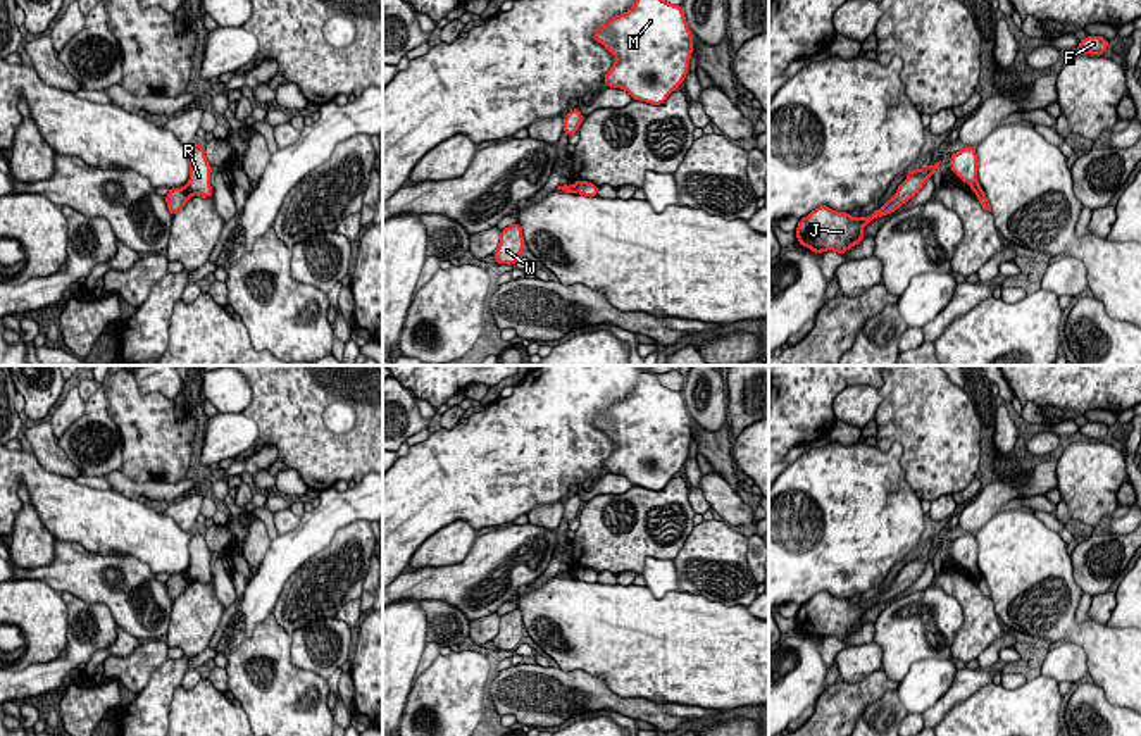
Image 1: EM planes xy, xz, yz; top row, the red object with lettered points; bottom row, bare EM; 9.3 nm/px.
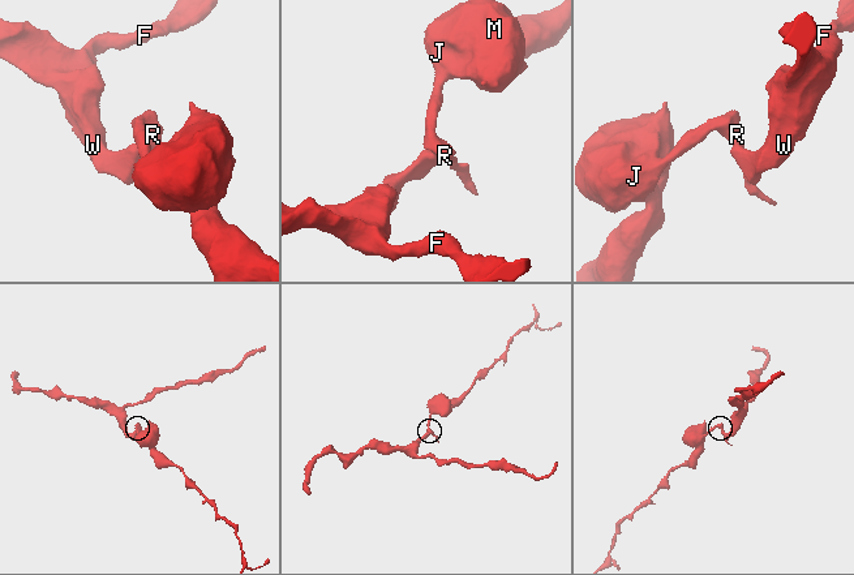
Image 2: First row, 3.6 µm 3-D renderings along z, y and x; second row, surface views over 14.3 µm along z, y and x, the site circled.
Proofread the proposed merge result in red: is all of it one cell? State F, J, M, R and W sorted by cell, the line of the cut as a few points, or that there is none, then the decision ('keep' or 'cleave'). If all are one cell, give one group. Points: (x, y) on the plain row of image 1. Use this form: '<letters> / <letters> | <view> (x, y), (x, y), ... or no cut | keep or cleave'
F W / J M R | xy (185, 573), (192, 580) | cleave

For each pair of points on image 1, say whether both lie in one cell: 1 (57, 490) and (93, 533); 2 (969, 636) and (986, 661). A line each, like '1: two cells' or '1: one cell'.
1: one cell
2: two cells

